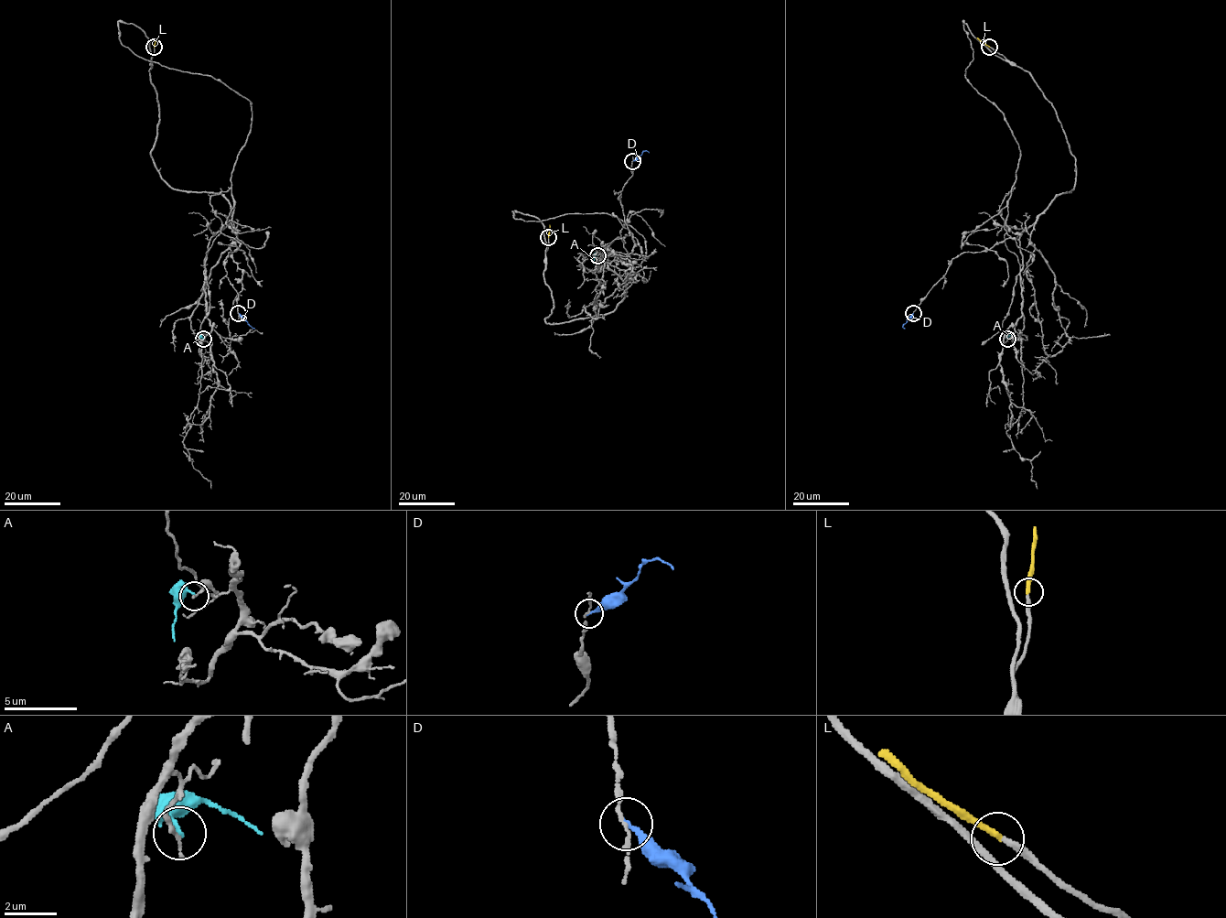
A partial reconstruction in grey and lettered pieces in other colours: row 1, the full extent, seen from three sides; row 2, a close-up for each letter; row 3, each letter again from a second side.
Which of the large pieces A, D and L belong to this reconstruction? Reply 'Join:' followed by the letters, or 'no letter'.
Join: L

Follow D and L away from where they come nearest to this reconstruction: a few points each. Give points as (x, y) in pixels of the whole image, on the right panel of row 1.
D: (913, 313), (903, 325), (904, 329)
L: (989, 47), (977, 37)

